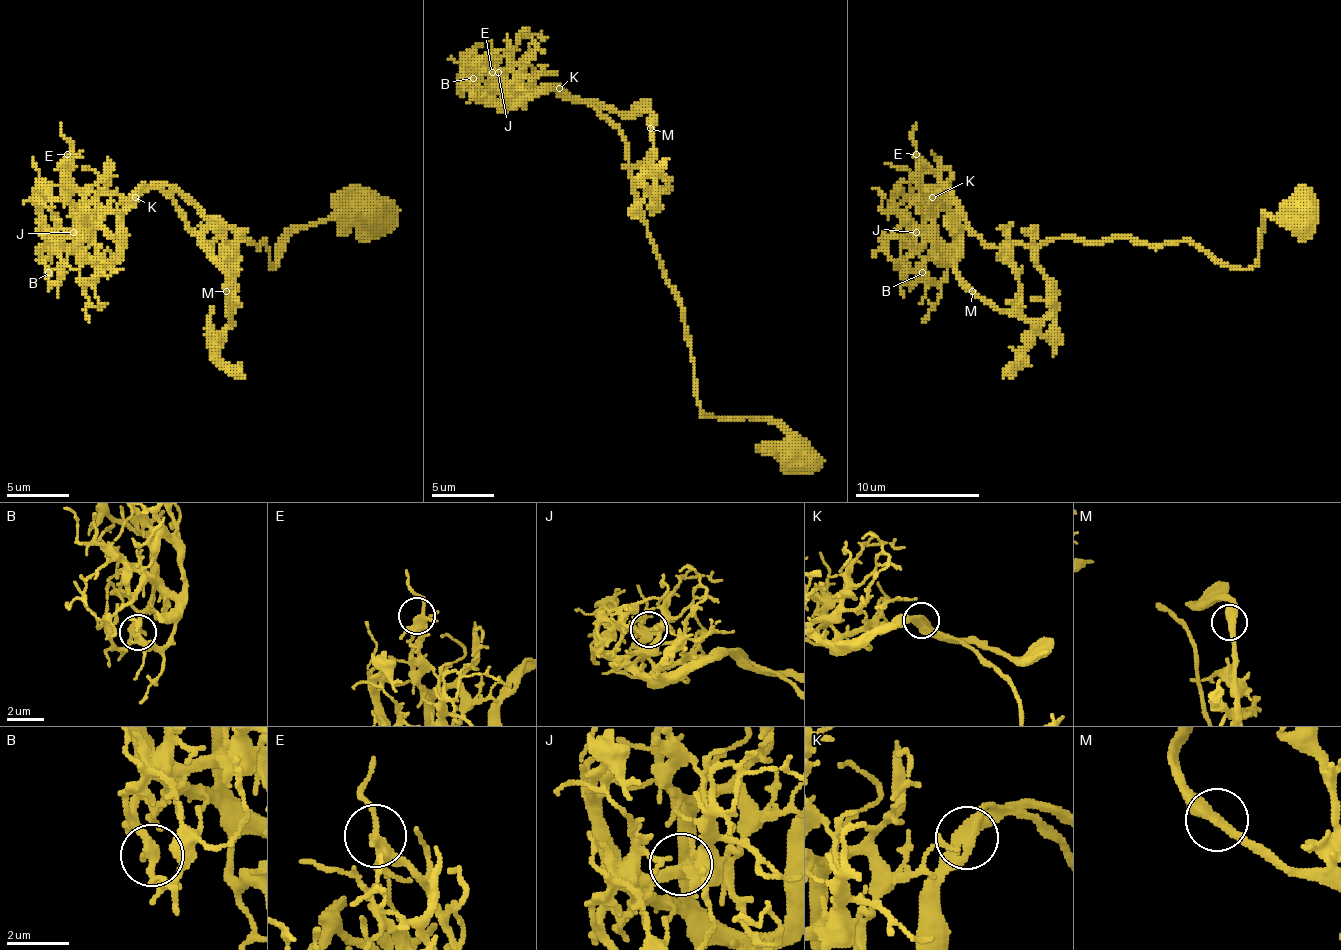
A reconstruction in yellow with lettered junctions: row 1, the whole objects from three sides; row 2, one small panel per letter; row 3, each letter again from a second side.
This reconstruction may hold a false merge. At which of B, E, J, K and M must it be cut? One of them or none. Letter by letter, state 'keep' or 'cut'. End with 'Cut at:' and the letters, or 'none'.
B: keep
E: keep
J: keep
K: keep
M: keep
Cut at: none

